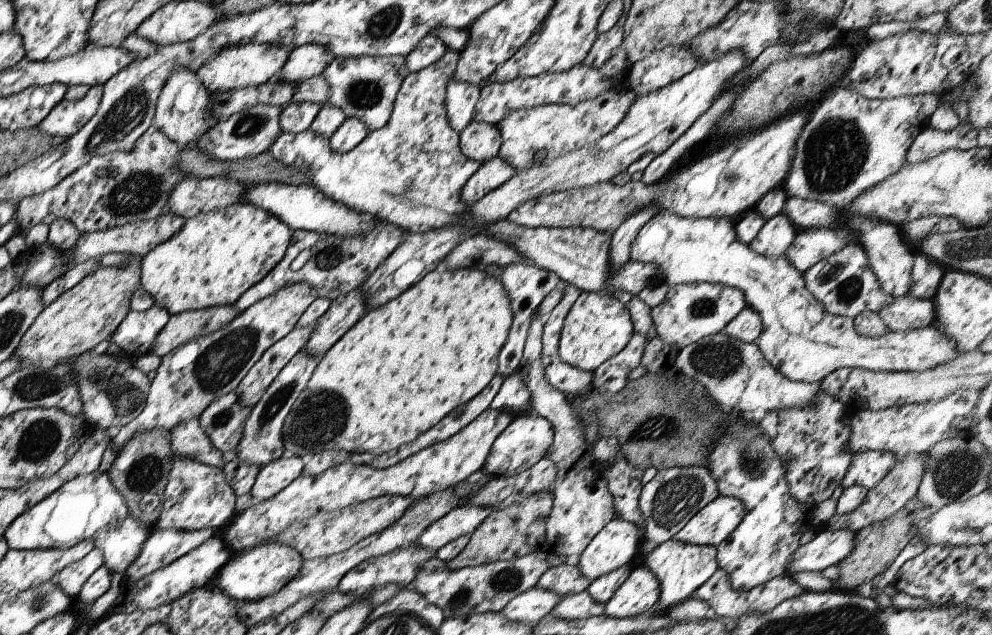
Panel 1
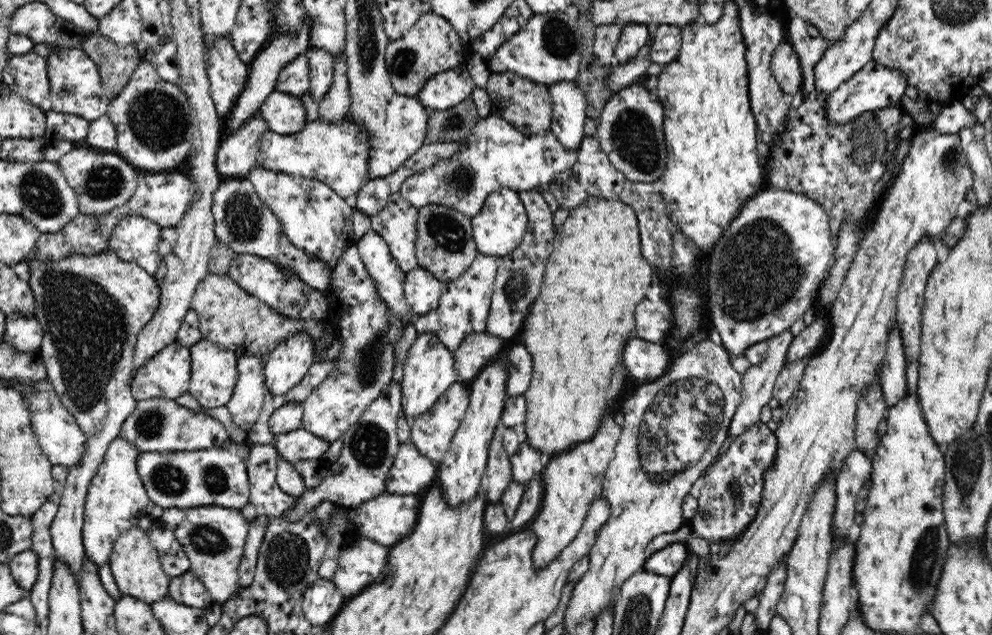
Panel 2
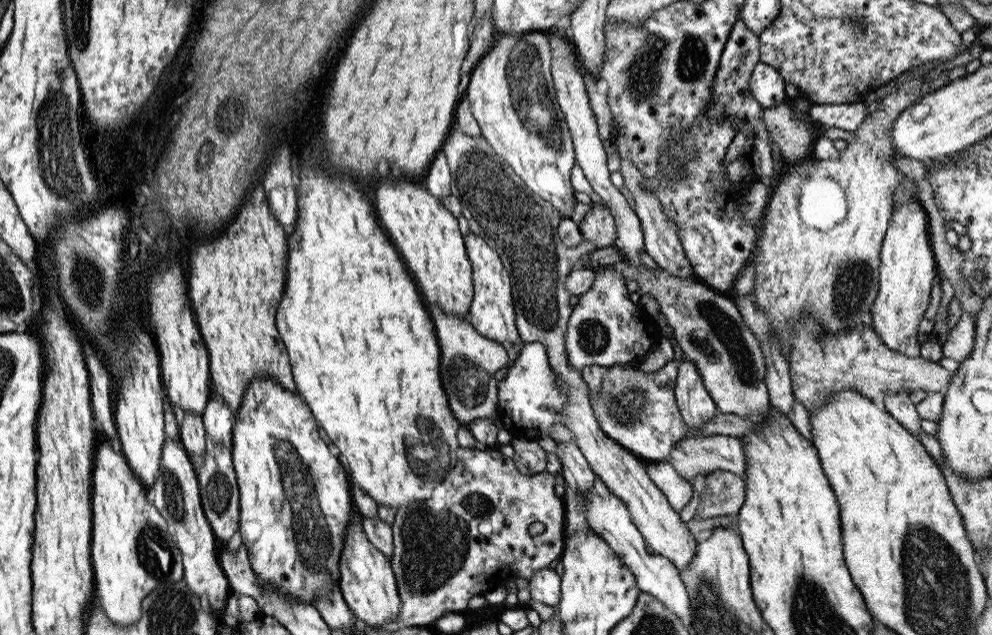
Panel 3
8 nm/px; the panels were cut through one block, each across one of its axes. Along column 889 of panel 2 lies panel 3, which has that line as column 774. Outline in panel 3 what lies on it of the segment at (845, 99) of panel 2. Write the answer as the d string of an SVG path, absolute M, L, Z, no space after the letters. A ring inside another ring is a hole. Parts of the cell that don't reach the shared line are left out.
M758 61L752 70L749 83L754 98L764 108L776 107L789 101L787 82L778 70L769 64Z

